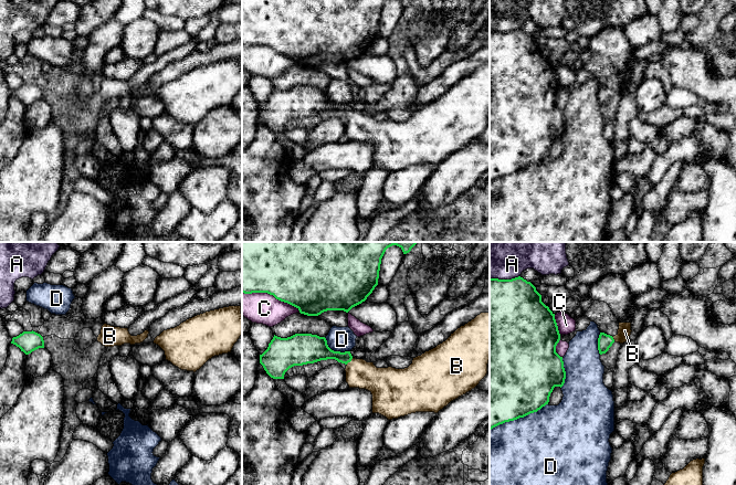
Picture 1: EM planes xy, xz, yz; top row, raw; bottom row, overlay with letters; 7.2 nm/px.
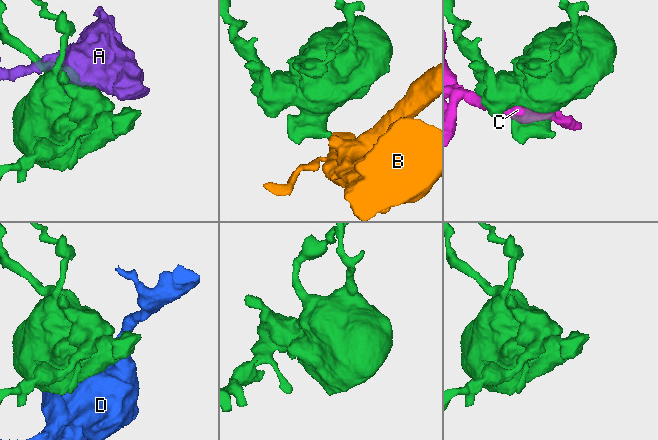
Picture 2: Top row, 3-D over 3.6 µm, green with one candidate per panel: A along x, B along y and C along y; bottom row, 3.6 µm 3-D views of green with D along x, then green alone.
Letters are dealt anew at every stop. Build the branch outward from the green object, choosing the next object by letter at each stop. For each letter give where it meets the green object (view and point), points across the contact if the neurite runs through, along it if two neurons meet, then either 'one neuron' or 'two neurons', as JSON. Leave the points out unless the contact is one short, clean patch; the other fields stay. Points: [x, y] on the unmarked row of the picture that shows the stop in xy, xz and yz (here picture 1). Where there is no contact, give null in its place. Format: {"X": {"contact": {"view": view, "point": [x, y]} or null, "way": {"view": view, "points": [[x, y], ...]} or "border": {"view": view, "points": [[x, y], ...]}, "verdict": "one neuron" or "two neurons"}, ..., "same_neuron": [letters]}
{"A": {"contact": {"view": "yz", "point": [504, 32]}, "verdict": "two neurons"}, "B": {"contact": {"view": "xz", "point": [349, 114]}, "way": {"view": "xz", "points": [[317, 102], [345, 109], [349, 114], [359, 126]]}, "verdict": "one neuron"}, "C": {"contact": {"view": "xz", "point": [271, 46]}, "verdict": "two neurons"}, "D": {"contact": {"view": "yz", "point": [518, 170]}, "verdict": "two neurons"}, "same_neuron": ["B"]}

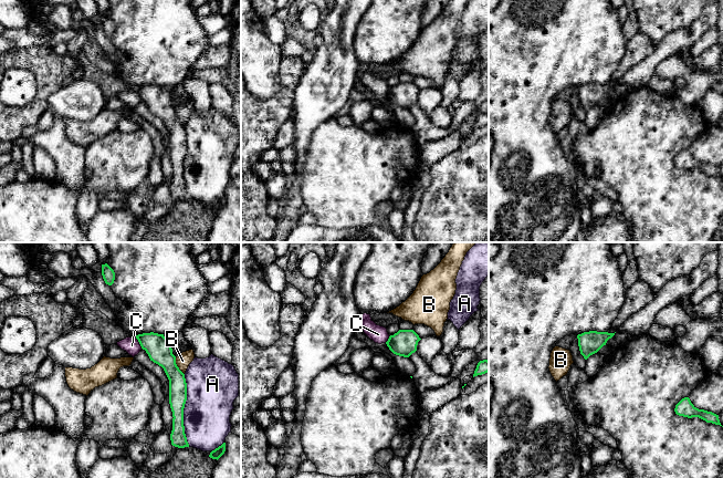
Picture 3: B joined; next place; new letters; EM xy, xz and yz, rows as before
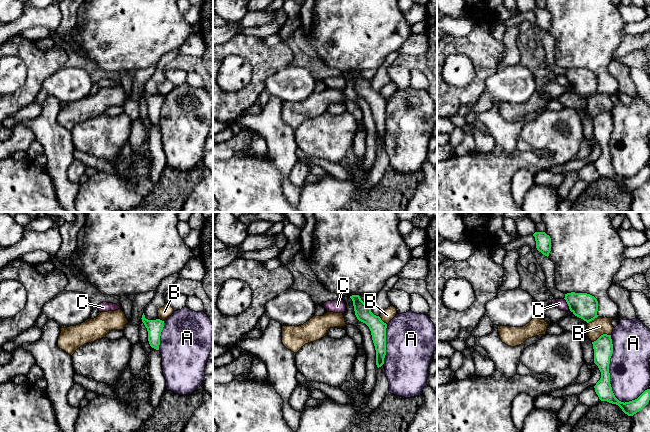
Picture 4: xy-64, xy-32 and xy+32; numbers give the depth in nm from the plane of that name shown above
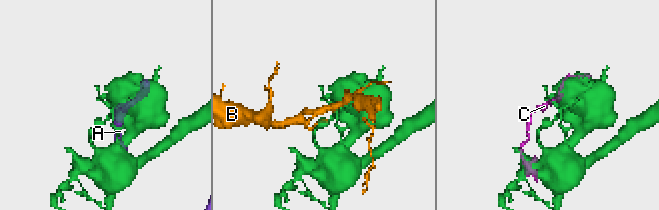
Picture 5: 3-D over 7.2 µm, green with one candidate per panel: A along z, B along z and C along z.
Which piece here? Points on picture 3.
{"A": {"contact": {"view": "xy", "point": [182, 162]}, "verdict": "two neurons"}, "B": {"contact": {"view": "xy", "point": [177, 118]}, "verdict": "two neurons"}, "C": {"contact": {"view": "xy", "point": [138, 93]}, "border": {"view": "xy", "points": [[135, 89], [142, 100]]}, "verdict": "two neurons"}, "same_neuron": []}

